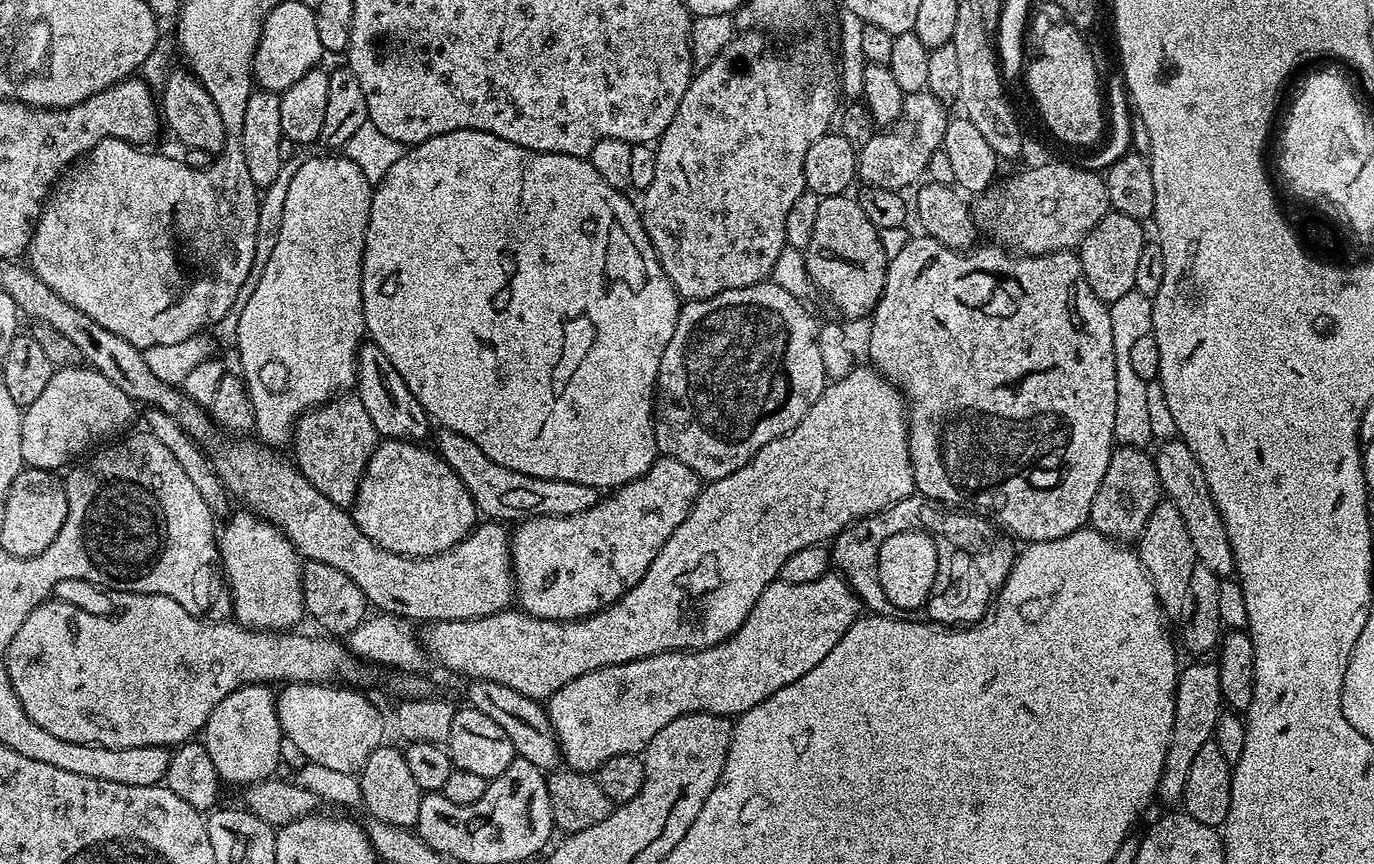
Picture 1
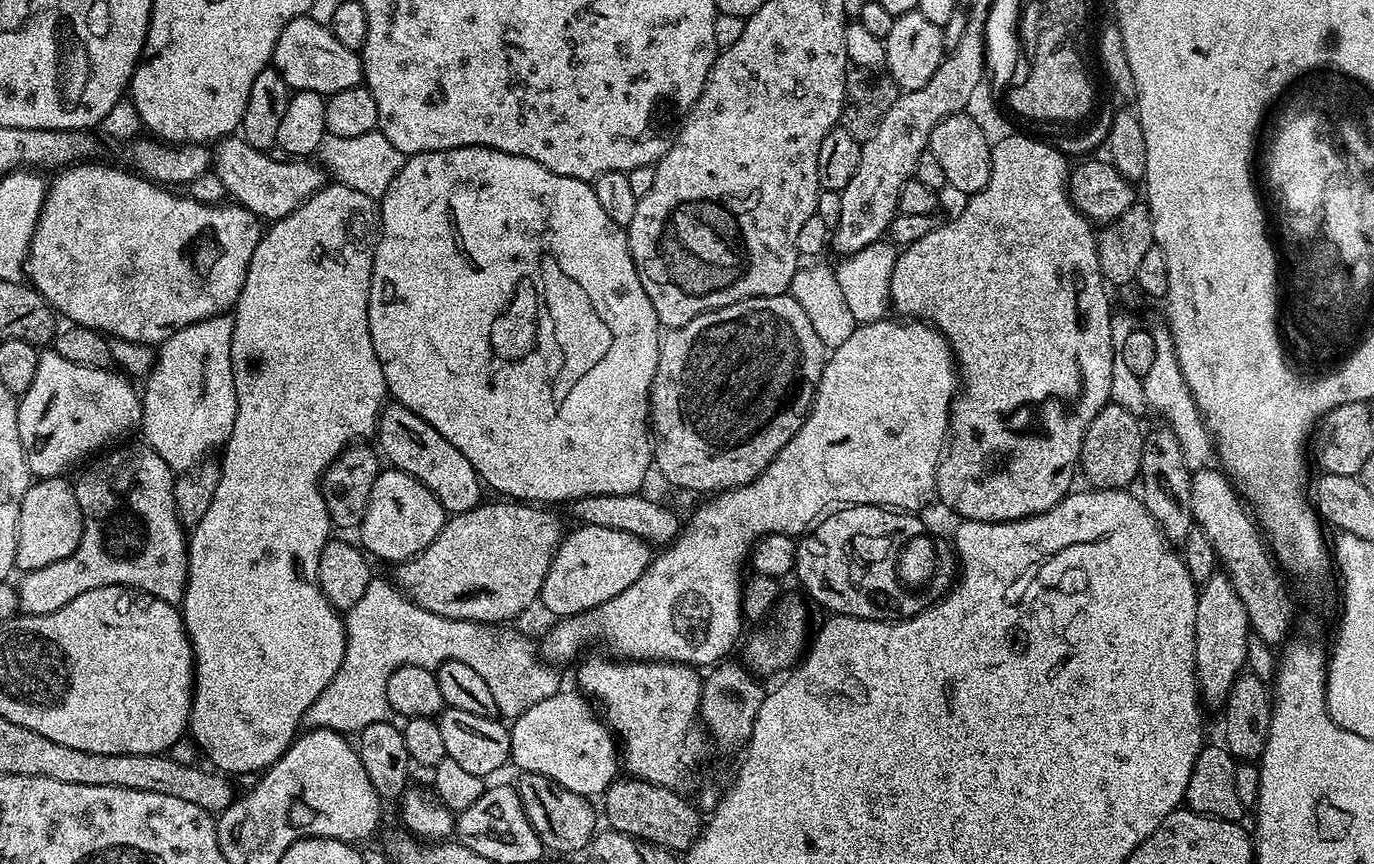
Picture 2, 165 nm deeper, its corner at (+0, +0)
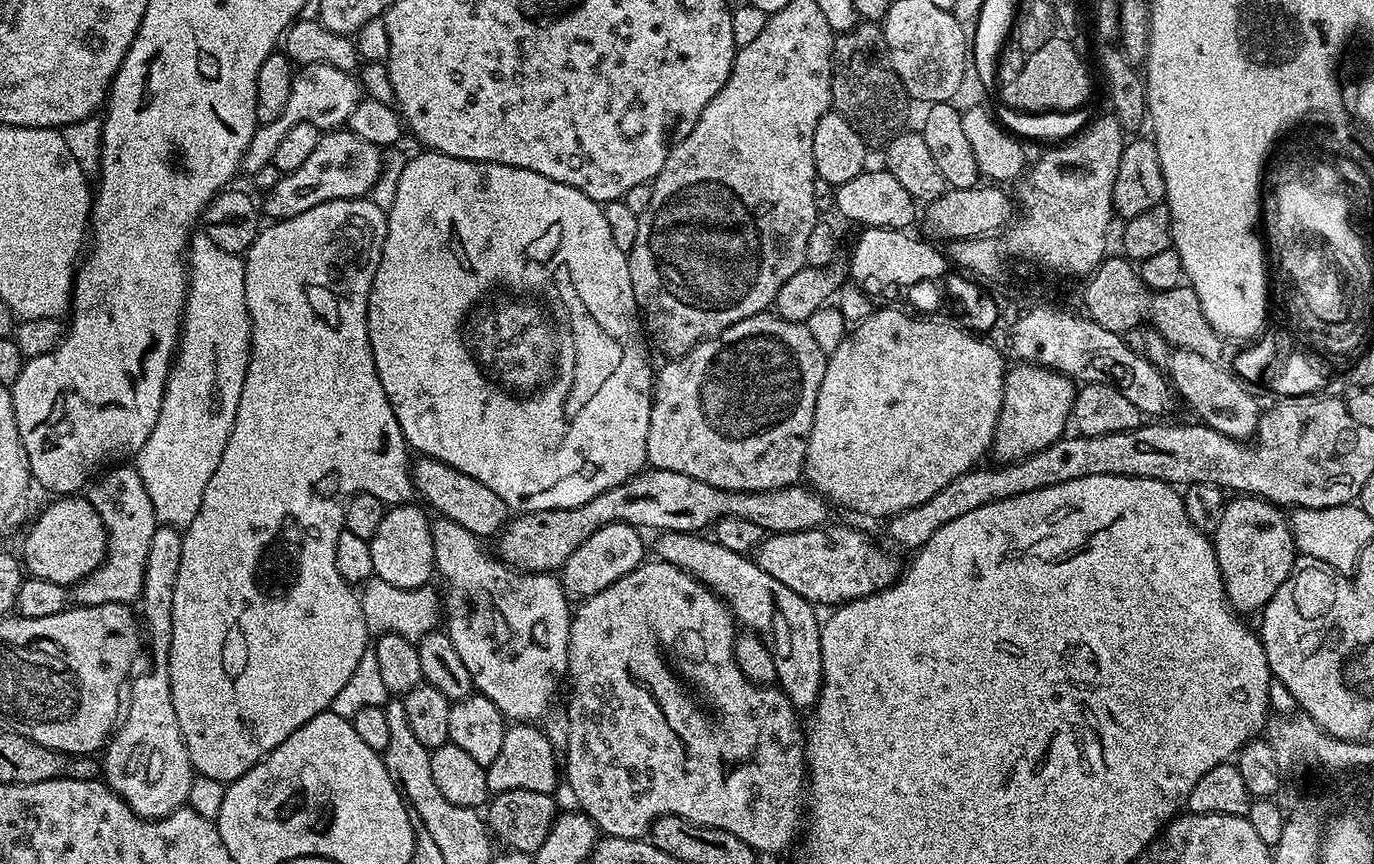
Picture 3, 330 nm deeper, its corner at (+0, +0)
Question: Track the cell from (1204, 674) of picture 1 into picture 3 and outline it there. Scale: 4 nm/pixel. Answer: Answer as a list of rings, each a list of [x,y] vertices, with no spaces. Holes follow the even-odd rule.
[[[1240,494],[1235,498],[1229,499],[1224,506],[1224,512],[1222,514],[1222,522],[1218,522],[1218,530],[1214,533],[1214,547],[1216,549],[1216,561],[1218,562],[1218,570],[1222,574],[1224,579],[1224,594],[1229,604],[1241,614],[1247,614],[1247,612],[1259,613],[1270,602],[1270,598],[1274,598],[1274,594],[1278,590],[1278,586],[1282,586],[1282,582],[1286,582],[1286,578],[1292,573],[1292,569],[1296,567],[1296,543],[1292,537],[1292,525],[1287,515],[1283,516],[1281,509],[1277,505],[1273,504],[1270,500],[1265,500],[1258,496],[1251,494]]]

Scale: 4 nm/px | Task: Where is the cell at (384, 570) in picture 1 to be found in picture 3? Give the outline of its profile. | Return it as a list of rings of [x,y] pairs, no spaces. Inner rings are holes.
[[[648,466],[634,473],[626,482],[590,498],[590,502],[577,508],[525,512],[509,519],[495,541],[495,551],[505,564],[521,572],[552,574],[563,569],[570,554],[574,554],[590,534],[602,530],[602,526],[607,524],[630,524],[637,530],[656,528],[657,533],[700,534],[708,523],[709,527],[724,516],[737,516],[762,526],[765,534],[801,532],[821,527],[829,519],[828,507],[830,504],[825,497],[800,482],[761,492],[727,492],[718,486],[698,482],[698,478],[690,478],[690,474]]]

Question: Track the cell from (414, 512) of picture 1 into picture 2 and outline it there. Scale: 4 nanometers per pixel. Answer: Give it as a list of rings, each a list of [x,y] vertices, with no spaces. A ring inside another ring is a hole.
[[[388,466],[380,471],[374,490],[370,490],[370,502],[358,529],[359,543],[369,557],[389,560],[389,565],[395,566],[426,550],[426,546],[438,538],[445,519],[444,507],[429,488],[422,486],[418,478]]]

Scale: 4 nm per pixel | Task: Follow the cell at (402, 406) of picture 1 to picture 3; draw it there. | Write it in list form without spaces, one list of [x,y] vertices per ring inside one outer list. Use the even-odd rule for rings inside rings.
[[[420,456],[417,461],[411,465],[412,483],[418,496],[425,500],[423,503],[429,509],[432,507],[437,517],[458,522],[458,526],[481,538],[495,537],[507,525],[510,509],[498,494],[494,494],[494,490],[482,486],[482,482],[470,478],[470,474],[462,474],[462,470],[446,466],[446,462],[438,462],[429,456]]]

